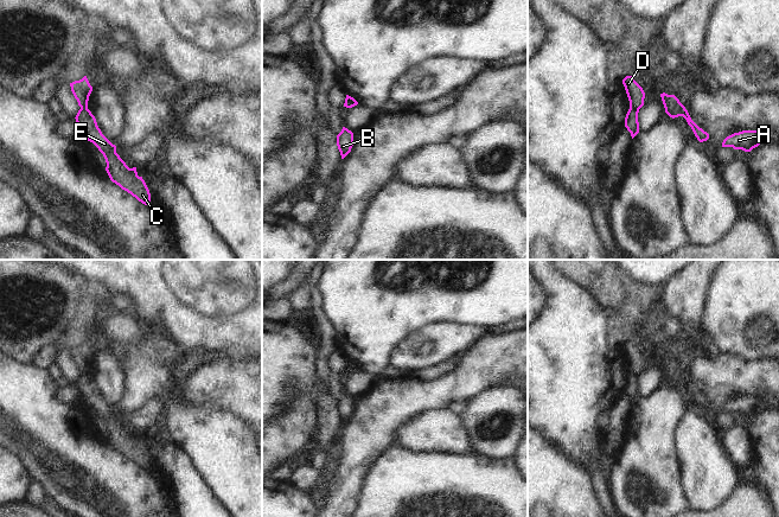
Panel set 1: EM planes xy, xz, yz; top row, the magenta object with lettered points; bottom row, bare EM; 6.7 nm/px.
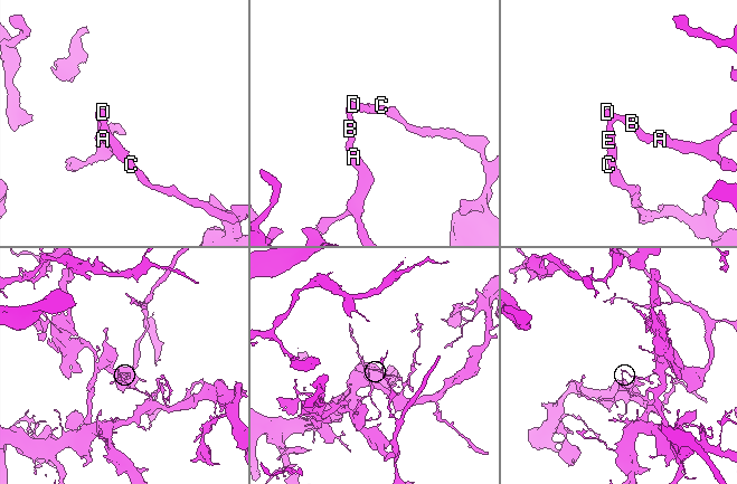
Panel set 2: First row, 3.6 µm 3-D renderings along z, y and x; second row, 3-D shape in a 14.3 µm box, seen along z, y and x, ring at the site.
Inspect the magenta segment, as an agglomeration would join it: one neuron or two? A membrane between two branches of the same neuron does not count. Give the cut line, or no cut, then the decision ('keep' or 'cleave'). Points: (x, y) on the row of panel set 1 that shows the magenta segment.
yz (630, 107), (638, 109) | cleave

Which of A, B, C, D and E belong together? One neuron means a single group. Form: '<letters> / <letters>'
A B D / C E

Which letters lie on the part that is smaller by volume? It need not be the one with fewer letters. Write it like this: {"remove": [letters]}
{"remove": ["A", "B", "D"]}

